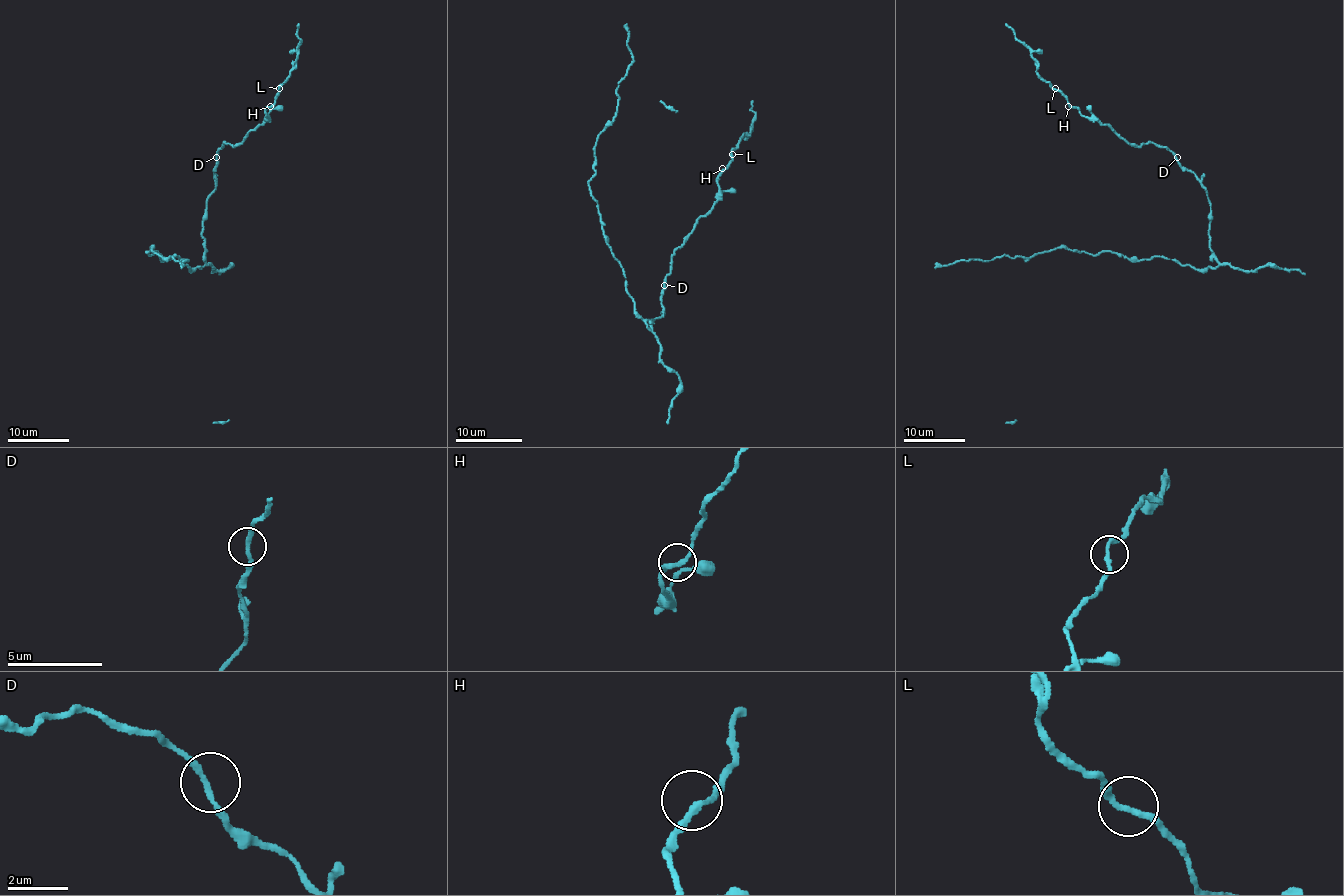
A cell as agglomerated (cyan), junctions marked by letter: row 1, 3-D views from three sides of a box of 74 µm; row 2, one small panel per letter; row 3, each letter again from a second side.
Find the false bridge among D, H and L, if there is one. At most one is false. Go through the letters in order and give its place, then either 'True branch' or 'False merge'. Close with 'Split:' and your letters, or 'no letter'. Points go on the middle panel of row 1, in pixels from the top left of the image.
D: Place: (664, 285). True branch
H: Place: (722, 168). True branch
L: Place: (732, 154). True branch
Split: no letter

